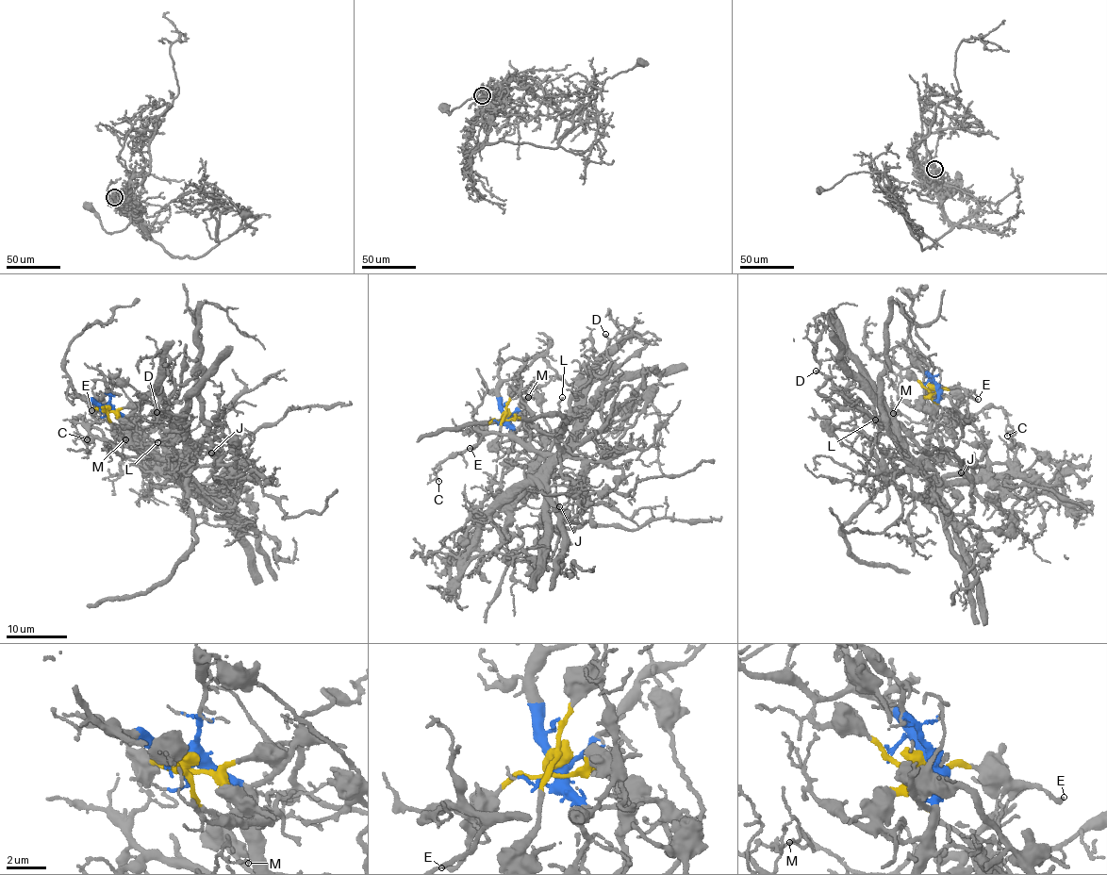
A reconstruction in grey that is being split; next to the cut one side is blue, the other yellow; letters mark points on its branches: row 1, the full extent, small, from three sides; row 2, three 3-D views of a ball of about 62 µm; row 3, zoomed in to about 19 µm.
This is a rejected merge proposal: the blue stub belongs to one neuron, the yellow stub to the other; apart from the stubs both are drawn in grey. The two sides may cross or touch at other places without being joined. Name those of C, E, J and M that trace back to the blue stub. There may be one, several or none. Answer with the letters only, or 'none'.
C, M

